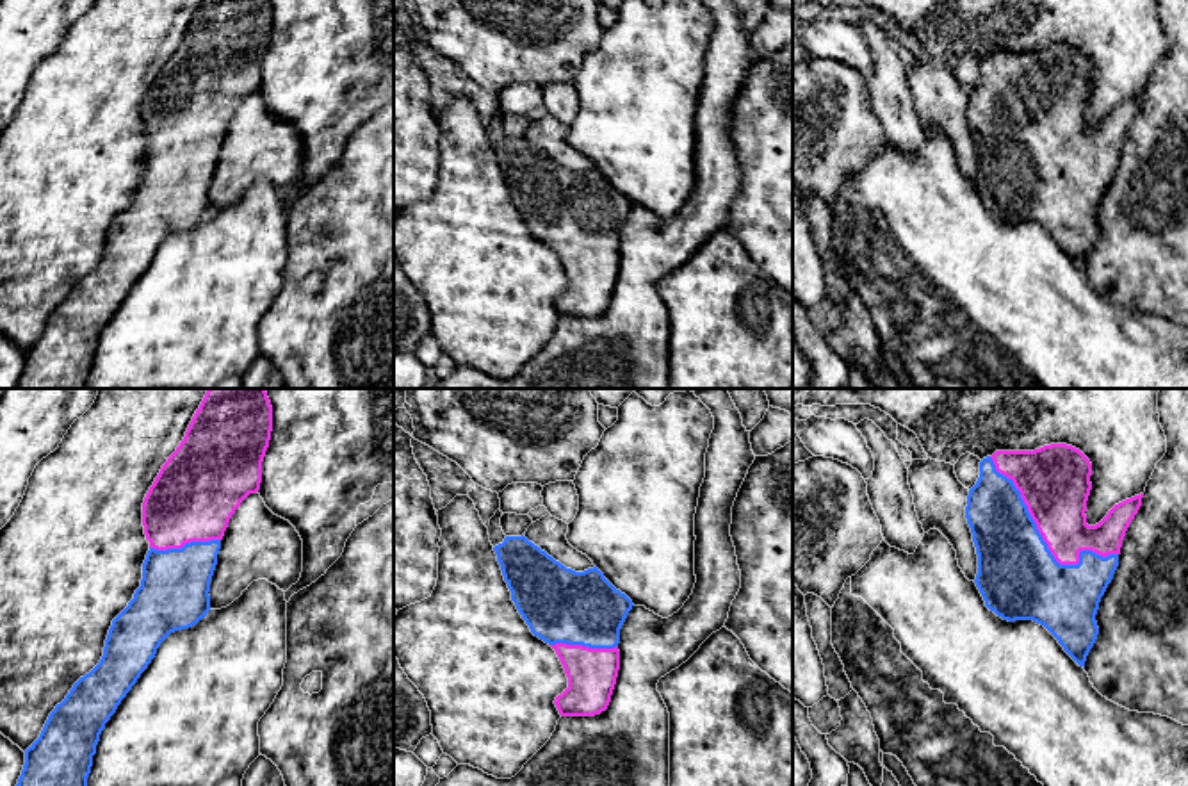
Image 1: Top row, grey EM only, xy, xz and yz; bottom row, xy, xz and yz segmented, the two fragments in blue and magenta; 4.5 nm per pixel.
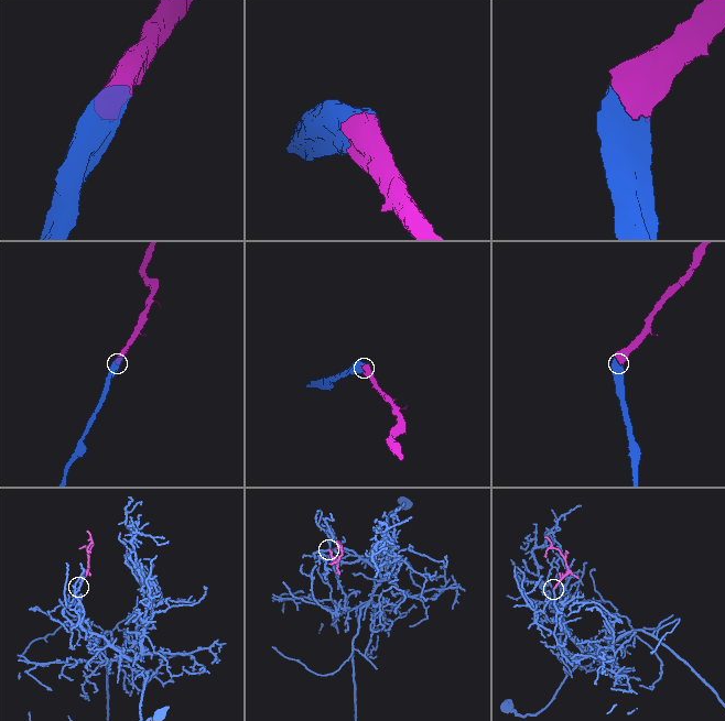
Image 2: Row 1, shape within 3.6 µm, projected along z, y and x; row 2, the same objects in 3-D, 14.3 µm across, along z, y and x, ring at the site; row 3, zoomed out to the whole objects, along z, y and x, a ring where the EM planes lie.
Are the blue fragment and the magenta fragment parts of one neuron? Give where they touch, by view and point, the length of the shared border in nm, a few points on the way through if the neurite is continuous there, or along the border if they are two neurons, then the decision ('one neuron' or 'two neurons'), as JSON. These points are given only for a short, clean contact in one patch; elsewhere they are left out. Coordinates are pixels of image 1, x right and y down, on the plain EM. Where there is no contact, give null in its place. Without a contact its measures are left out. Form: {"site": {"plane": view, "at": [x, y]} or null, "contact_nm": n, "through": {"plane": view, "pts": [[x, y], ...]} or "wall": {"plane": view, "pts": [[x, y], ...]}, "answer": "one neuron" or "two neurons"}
{"site": {"plane": "yz", "at": [1042, 141]}, "contact_nm": 750, "answer": "one neuron"}

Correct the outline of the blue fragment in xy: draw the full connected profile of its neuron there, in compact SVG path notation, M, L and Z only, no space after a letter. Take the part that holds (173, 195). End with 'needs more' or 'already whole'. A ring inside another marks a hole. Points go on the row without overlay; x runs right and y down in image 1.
M203 0L183 41L162 66L142 103L142 127L150 151L142 164L141 187L128 207L112 221L100 264L80 278L66 299L50 314L39 339L25 351L16 389L87 389L93 356L105 324L137 283L160 244L175 232L196 226L210 212L210 182L221 141L240 103L260 91L262 62L273 32L269 0Z; needs more

